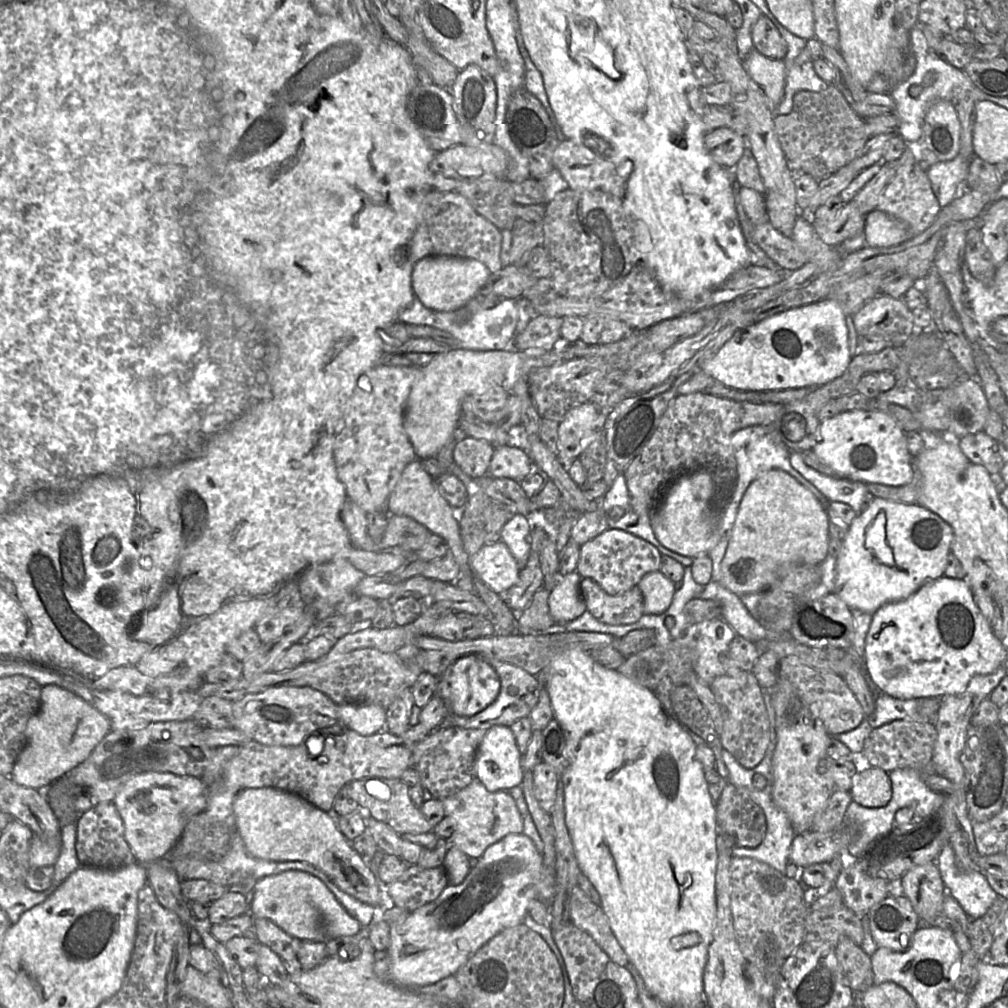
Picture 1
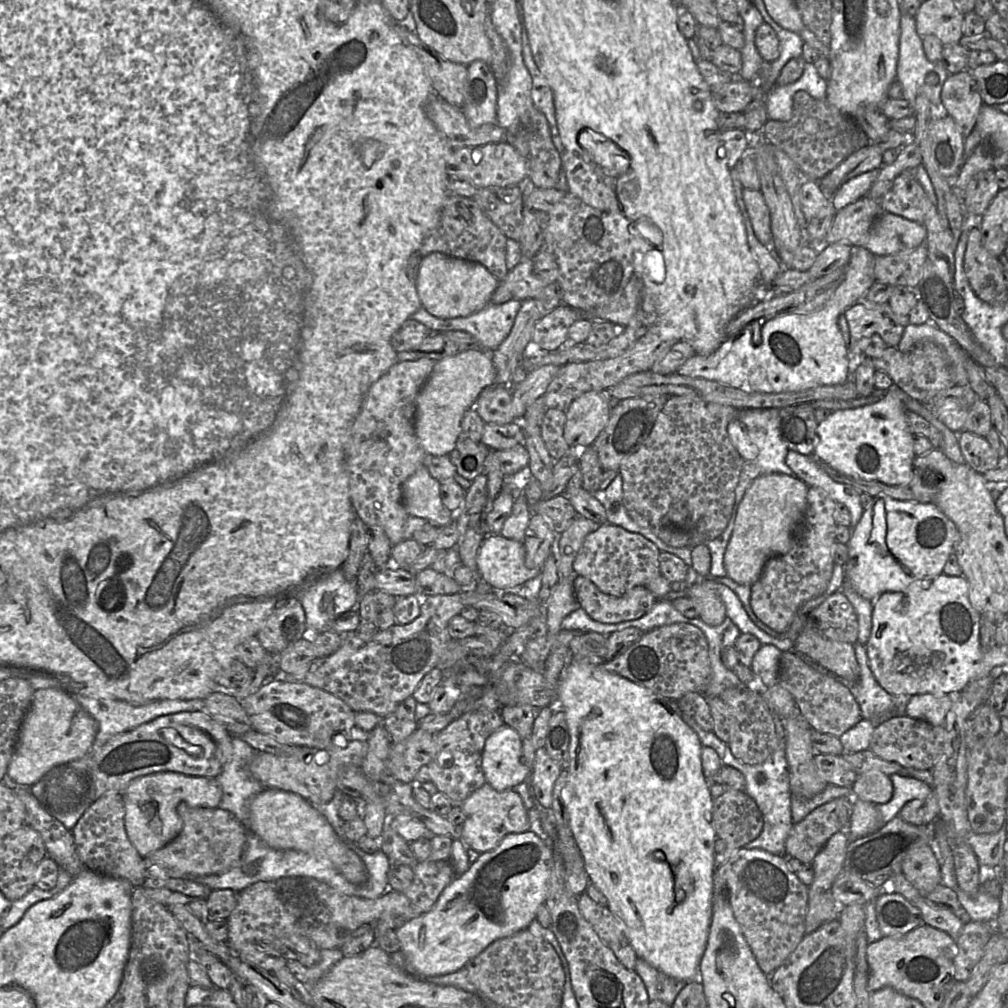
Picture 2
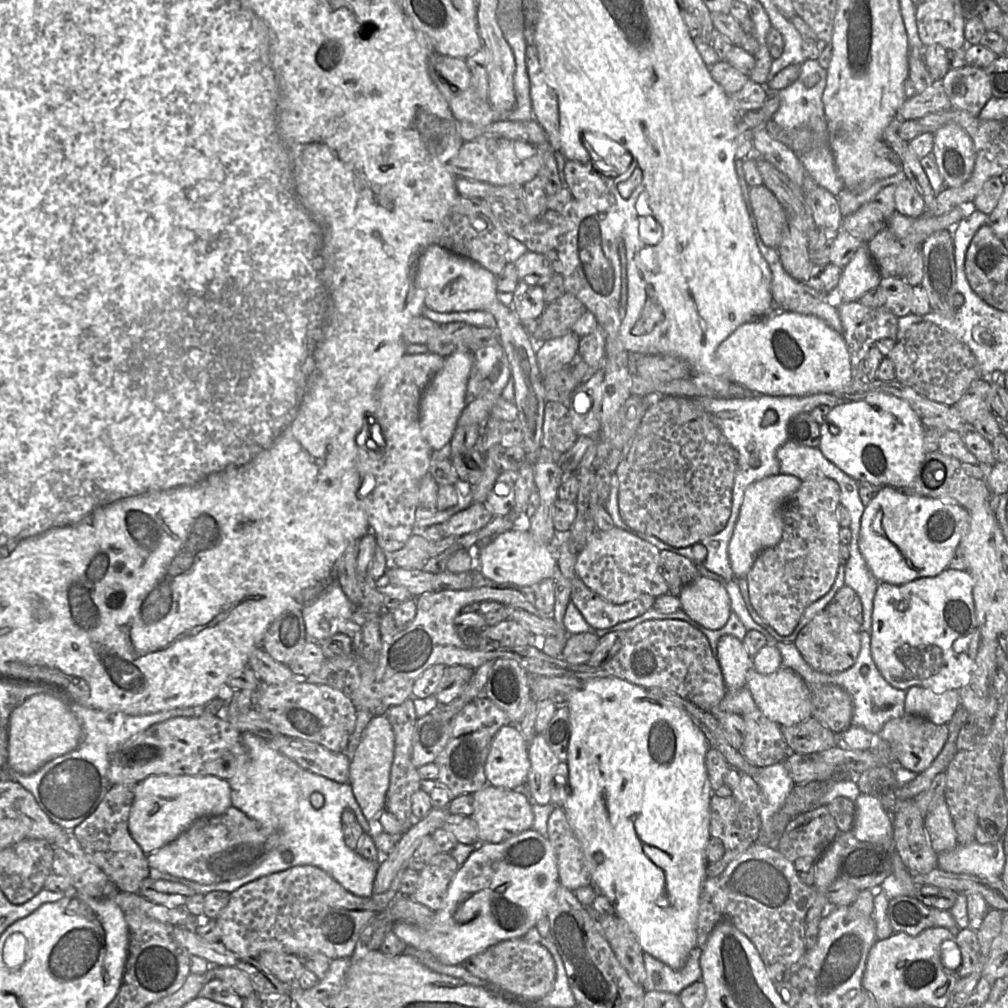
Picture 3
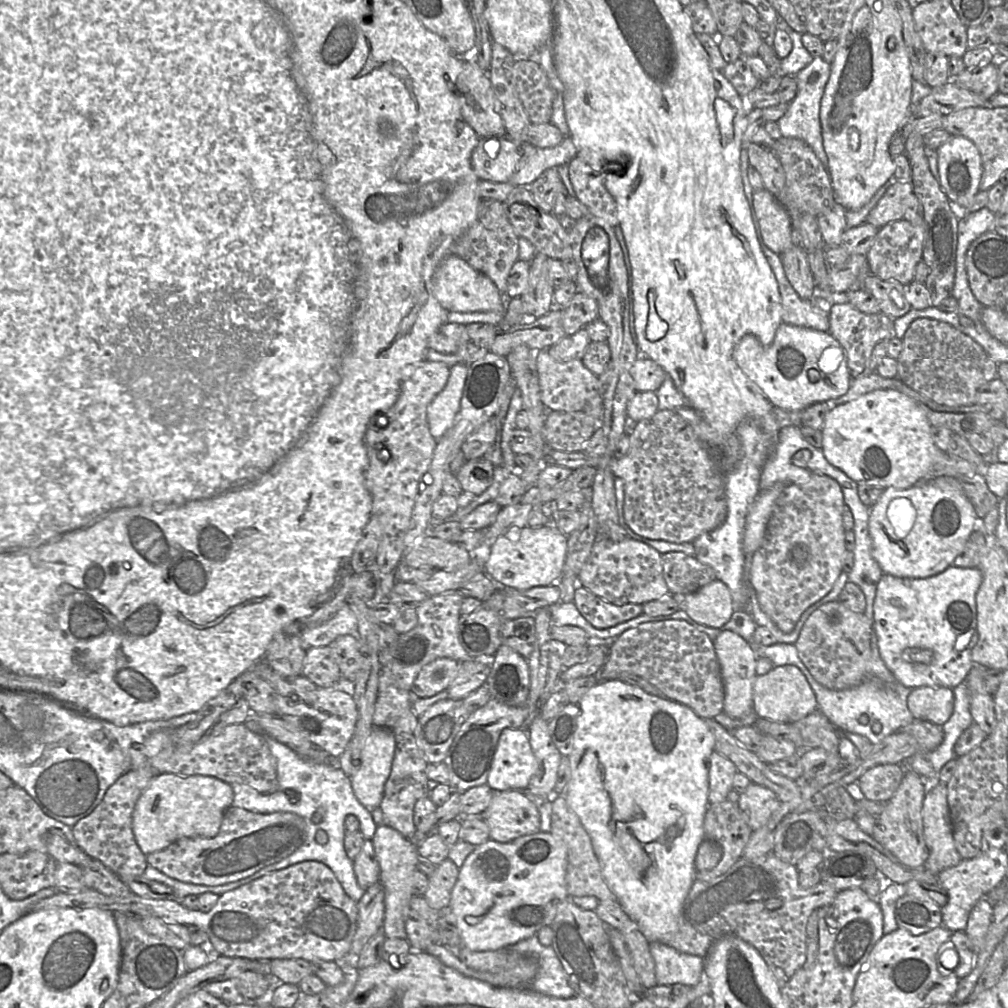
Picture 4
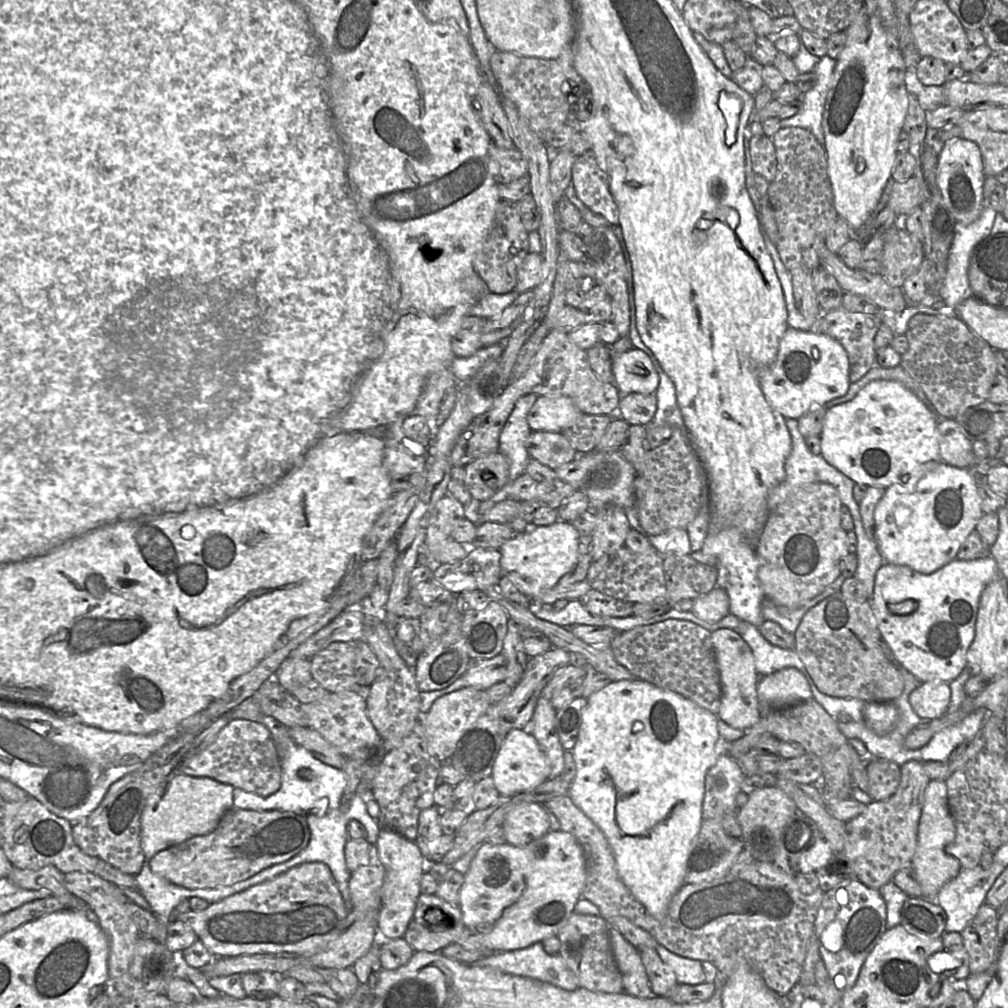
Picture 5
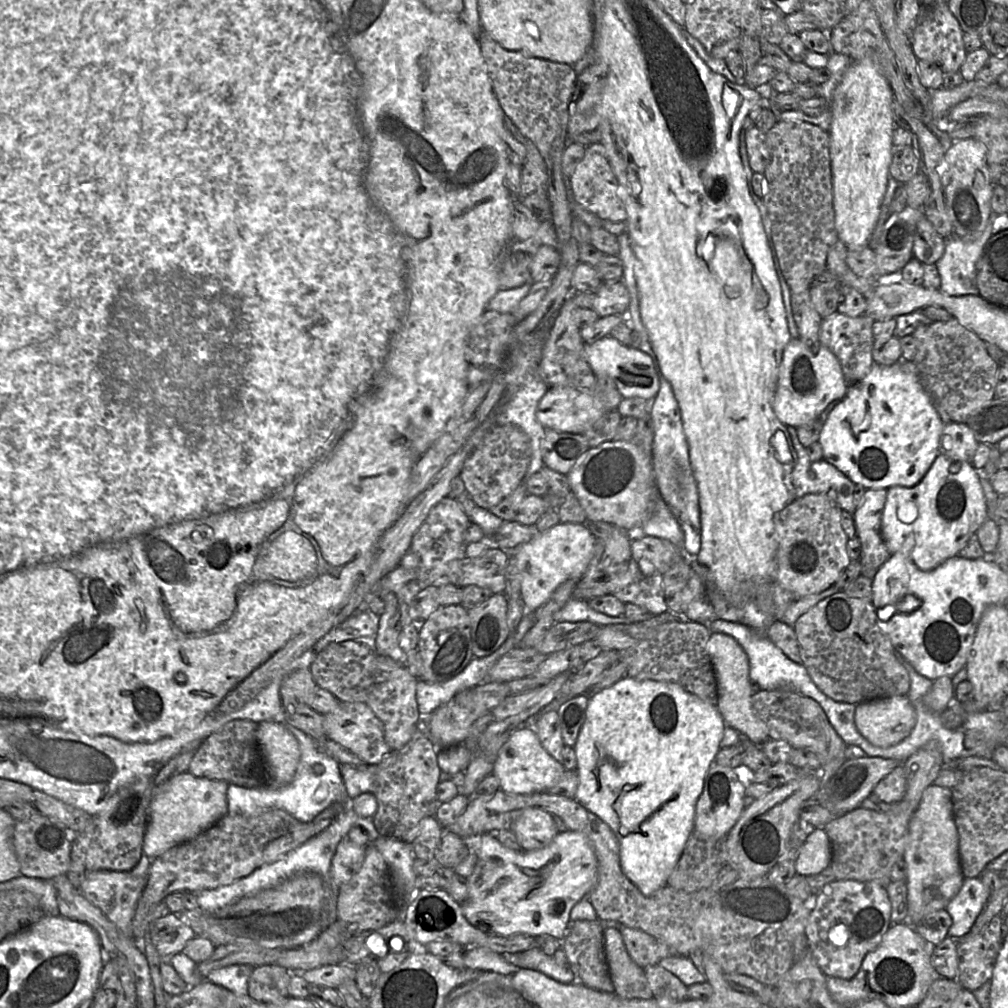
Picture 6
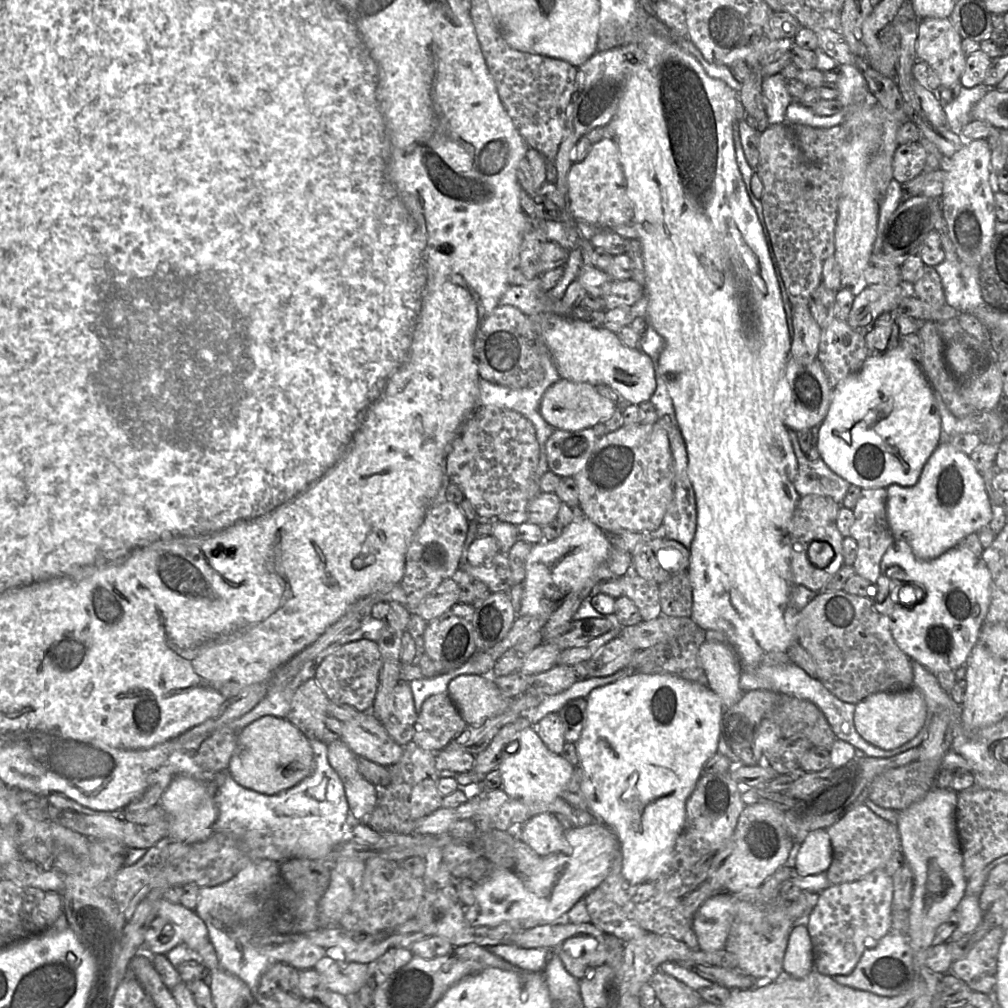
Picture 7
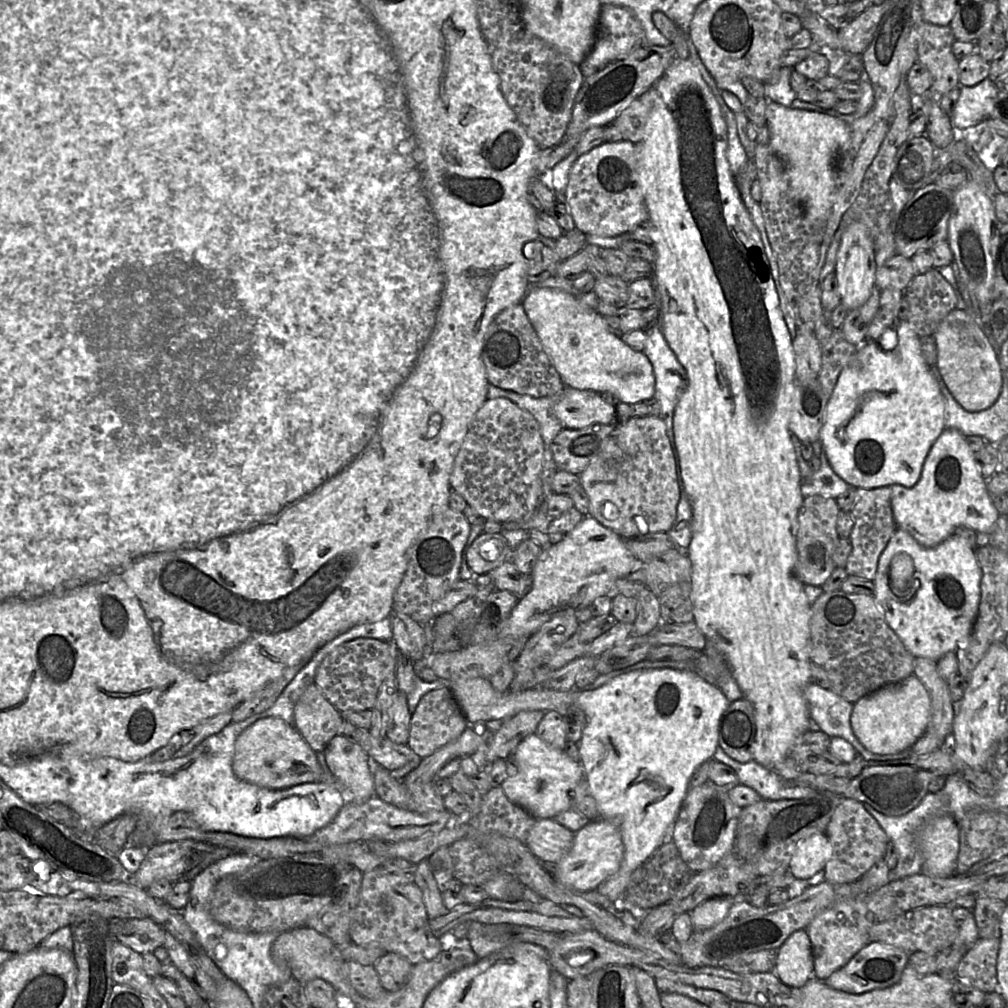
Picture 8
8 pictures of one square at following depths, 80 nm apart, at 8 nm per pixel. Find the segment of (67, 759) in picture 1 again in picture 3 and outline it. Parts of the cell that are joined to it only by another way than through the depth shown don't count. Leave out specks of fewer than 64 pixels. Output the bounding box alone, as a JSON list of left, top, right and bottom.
[8,692,82,775]

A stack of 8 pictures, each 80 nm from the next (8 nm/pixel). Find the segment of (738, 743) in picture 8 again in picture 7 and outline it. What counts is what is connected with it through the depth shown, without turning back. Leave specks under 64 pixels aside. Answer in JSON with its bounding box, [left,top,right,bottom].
[720,690,838,766]

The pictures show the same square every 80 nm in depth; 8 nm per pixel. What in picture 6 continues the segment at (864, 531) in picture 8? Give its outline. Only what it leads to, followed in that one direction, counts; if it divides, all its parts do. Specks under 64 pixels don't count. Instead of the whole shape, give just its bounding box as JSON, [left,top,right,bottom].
[853,489,890,570]

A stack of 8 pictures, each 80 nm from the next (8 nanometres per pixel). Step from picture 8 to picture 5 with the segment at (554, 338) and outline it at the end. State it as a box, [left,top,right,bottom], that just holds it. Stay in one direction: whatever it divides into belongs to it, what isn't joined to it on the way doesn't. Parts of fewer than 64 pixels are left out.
[612,348,660,395]

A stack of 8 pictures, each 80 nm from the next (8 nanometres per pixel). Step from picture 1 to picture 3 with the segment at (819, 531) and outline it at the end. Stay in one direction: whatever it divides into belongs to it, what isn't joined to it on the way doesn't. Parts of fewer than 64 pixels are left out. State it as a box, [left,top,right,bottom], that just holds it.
[728,473,801,578]

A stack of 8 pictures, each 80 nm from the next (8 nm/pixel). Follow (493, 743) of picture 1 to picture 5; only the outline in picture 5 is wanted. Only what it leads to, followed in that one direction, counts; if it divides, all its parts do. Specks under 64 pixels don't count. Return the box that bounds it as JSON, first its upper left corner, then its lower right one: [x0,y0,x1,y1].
[491,729,550,796]

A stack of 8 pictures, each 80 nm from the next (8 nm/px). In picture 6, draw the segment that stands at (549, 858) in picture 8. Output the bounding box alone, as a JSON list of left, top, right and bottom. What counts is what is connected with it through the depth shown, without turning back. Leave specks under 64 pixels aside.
[510,807,558,851]

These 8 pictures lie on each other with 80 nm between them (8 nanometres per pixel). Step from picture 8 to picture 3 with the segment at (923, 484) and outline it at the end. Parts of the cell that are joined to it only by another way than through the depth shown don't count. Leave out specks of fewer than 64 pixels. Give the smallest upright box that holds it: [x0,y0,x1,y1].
[859,486,968,585]

